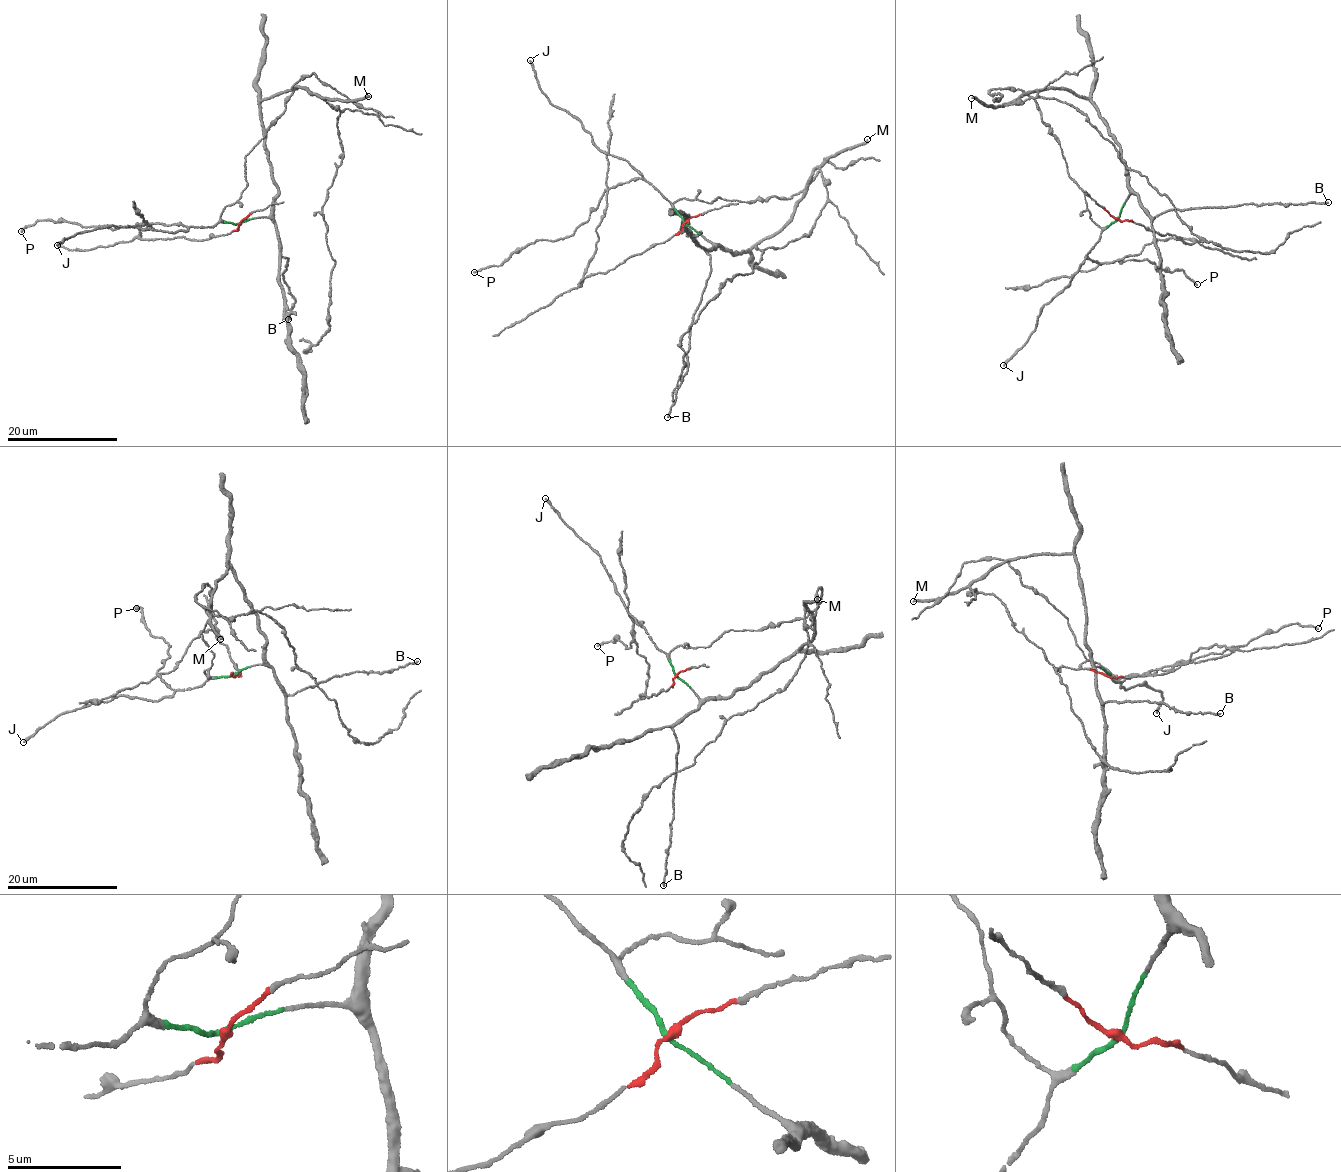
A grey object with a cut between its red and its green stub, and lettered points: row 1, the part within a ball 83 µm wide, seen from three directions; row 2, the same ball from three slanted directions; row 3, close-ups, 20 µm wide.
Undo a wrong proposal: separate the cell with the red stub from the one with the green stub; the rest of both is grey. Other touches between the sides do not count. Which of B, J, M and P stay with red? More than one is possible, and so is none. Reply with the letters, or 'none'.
none

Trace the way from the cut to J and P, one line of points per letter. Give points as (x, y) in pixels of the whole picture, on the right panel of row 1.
J: (1118, 218), (1102, 229), (1070, 283), (1046, 302), (1025, 343), (1003, 366)
P: (1118, 218), (1106, 225), (1087, 259), (1101, 264), (1148, 261), (1158, 271), (1182, 270), (1196, 285)

